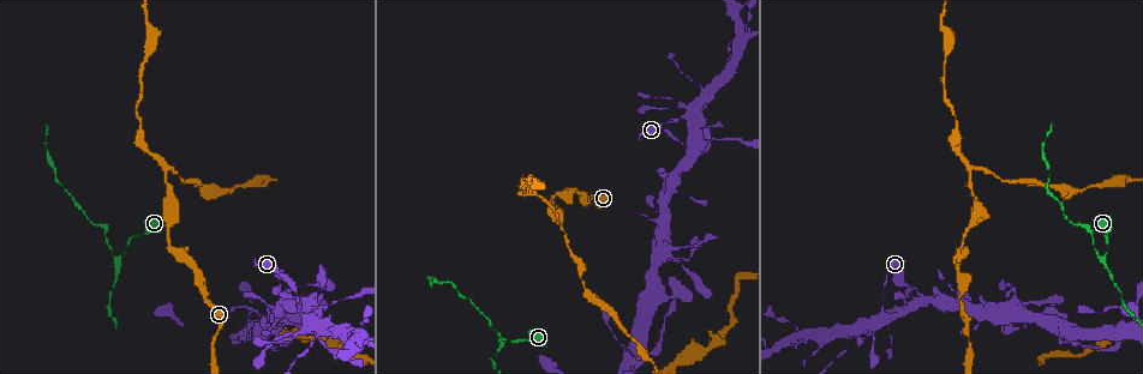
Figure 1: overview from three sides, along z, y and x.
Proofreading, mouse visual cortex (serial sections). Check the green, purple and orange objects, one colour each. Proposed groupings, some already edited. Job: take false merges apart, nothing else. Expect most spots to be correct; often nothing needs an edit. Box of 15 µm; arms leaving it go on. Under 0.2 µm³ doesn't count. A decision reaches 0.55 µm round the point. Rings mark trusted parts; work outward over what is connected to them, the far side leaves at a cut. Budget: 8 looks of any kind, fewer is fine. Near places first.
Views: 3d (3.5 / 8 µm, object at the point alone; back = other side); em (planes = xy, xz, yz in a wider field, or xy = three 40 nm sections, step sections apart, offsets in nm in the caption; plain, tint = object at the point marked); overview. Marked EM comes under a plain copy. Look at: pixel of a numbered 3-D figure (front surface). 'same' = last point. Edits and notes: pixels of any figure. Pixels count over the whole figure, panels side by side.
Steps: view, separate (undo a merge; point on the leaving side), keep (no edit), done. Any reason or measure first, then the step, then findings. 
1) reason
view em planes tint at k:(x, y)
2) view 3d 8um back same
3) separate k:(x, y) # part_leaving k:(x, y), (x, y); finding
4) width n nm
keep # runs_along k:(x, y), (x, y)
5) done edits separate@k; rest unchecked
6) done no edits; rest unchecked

two arms in line, one across
view 3d 3.5um at 1:(662, 299)

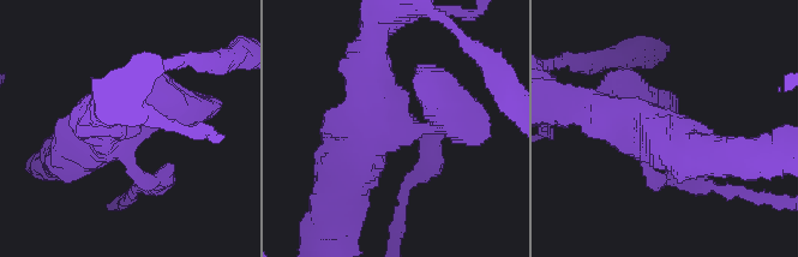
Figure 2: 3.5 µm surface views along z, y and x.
now the EM
view em xy step 1 tint at 2:(401, 128)

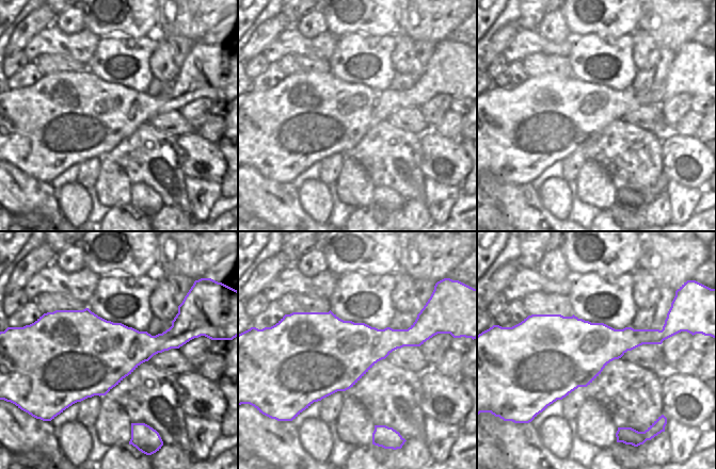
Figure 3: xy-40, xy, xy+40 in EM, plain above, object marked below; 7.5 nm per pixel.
view em xy step 2 tint same

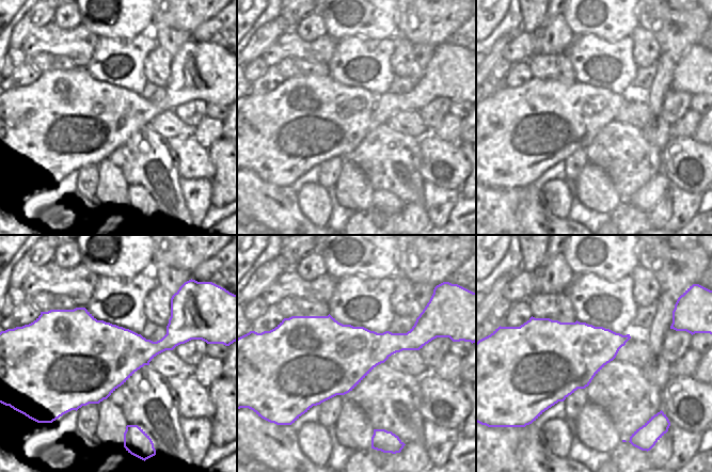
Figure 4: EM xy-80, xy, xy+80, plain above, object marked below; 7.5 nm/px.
keep # runs_along 2:(580, 108), (715, 156); one cell here

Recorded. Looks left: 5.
small branch off a trunk
view 3d 3.5um back at 1:(710, 95)

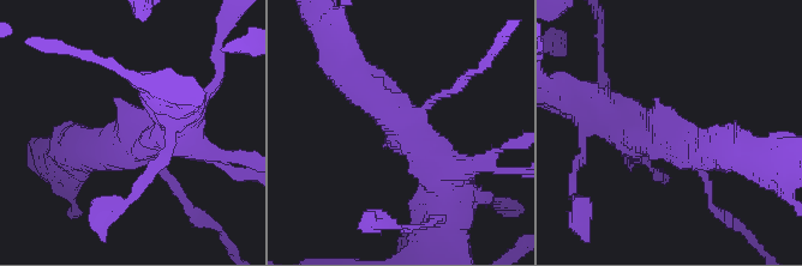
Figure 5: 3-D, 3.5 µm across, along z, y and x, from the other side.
view em planes tint at 5:(135, 148)

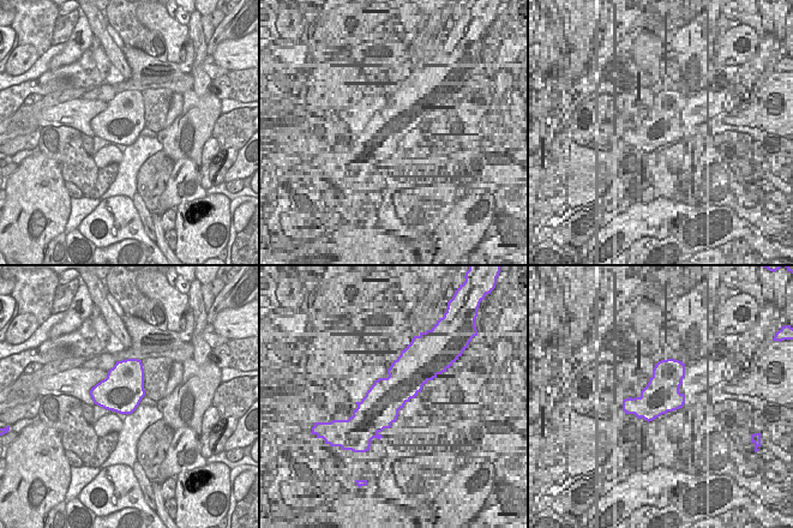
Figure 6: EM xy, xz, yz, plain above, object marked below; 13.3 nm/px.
keep # continuous, no second cell

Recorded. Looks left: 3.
narrows sharply
view 3d 3.5um at 1:(740, 35)

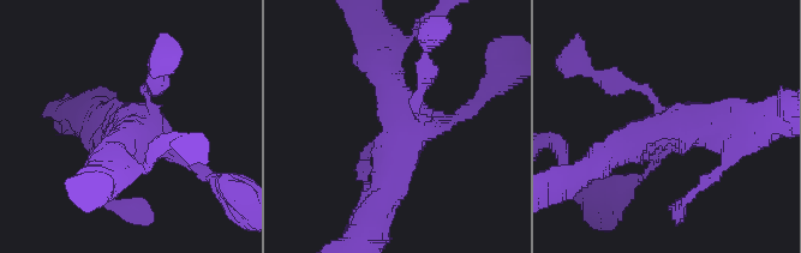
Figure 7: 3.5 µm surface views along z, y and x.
view em xy step 2 tint at 7:(407, 126)

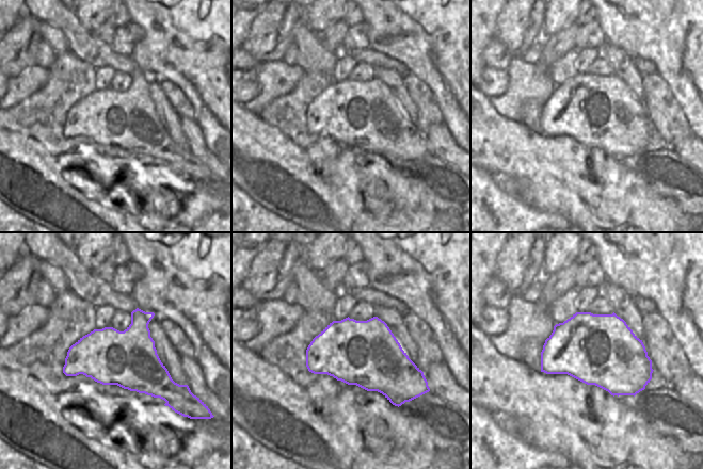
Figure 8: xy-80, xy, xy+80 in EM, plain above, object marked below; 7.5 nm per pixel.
keep # runs_along 7:(741, 124), (673, 124), (602, 157); continuous, no second cell

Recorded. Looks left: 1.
done no edits; rest unchecked

